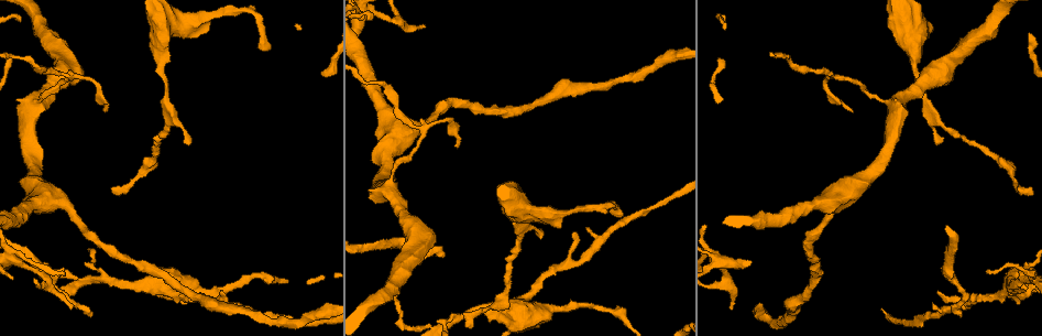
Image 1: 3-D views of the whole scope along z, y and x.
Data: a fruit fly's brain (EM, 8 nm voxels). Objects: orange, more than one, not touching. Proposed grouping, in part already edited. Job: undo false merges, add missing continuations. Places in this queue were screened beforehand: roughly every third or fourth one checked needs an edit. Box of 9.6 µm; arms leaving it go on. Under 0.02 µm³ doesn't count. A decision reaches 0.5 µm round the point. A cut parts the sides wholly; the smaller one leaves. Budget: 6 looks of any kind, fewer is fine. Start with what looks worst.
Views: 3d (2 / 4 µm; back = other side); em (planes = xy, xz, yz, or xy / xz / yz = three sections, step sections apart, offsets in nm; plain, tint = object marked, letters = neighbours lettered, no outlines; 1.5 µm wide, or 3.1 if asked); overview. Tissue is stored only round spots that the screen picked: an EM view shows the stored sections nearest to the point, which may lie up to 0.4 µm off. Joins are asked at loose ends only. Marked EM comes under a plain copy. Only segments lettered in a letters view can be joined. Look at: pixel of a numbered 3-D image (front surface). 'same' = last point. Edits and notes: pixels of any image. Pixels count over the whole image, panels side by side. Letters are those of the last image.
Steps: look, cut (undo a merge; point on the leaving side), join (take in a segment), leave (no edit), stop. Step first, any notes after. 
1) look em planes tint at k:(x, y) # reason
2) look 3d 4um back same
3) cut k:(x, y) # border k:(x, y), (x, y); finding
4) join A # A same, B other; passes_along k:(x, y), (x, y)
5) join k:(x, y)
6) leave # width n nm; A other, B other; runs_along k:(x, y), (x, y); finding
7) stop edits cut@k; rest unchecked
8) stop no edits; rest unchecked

look em xy step 8 tint at 1:(92, 315) # tapers out

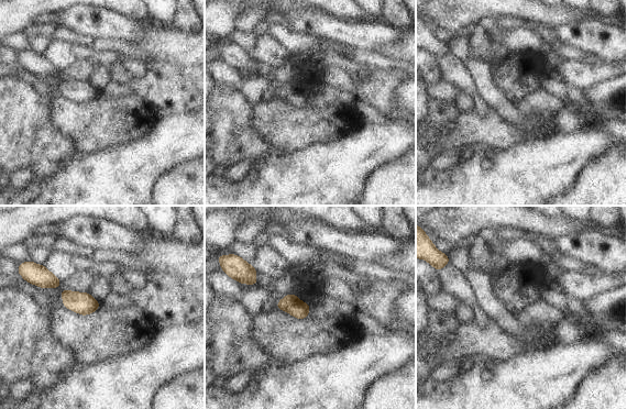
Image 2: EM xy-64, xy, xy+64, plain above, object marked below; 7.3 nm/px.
look em yz step 8 letters same # cut it another way

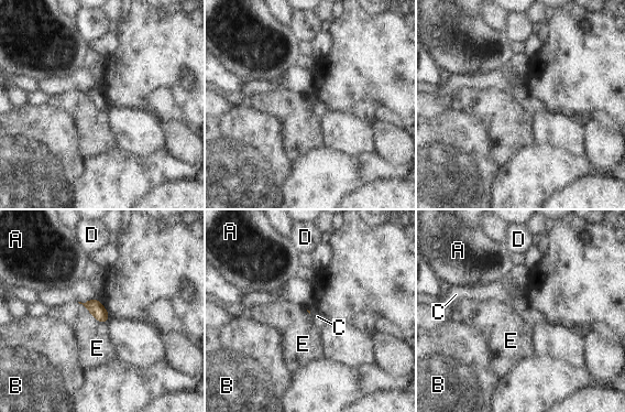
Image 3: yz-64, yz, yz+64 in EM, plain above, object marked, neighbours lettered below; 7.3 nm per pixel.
leave # A other, B other, C other, D other, E other; no lettered segment goes on from it

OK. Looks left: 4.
look 3d 2um at 1:(72, 308) # free end

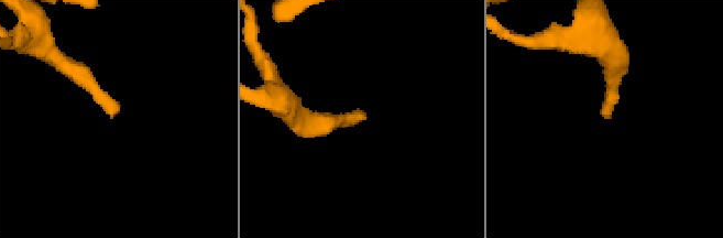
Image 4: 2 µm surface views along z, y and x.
look em planes letters at 4:(111, 117) # need the tissue

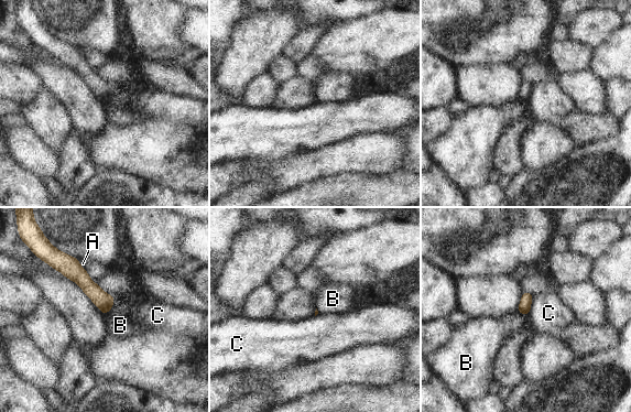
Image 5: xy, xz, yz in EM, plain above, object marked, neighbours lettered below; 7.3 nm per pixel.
leave # A other, B other, C other; runs_along 5:(62, 262), (105, 303), (105, 310); none of them fits

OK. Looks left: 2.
look 3d 4um back at 1:(551, 308) # sudden change in width

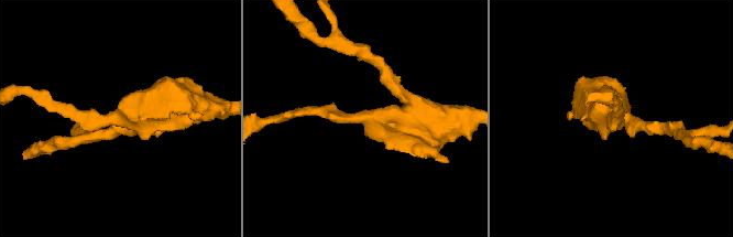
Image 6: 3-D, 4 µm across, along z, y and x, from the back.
look em planes letters at 6:(365, 118) # arm_widths 200, 600 nm

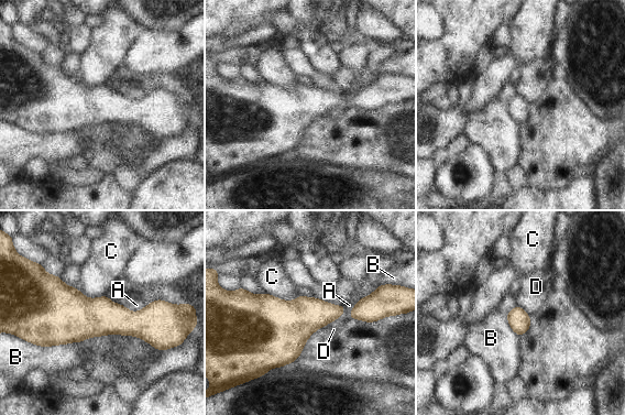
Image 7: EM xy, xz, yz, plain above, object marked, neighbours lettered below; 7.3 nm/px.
leave # width 320 nm; A other, B other, C other, D other; border 7:(85, 339), (50, 346), (26, 341); all the same neuron

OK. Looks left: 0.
stop no edits; rest unchecked

